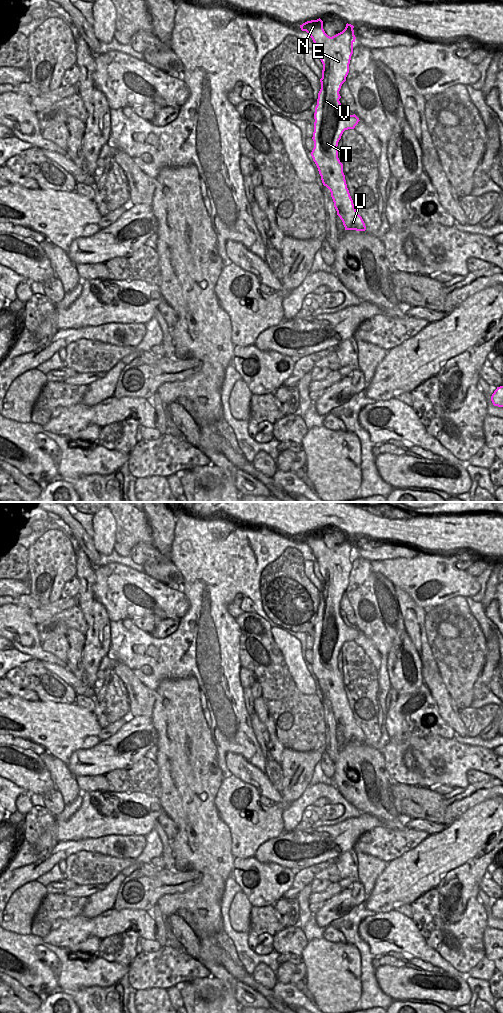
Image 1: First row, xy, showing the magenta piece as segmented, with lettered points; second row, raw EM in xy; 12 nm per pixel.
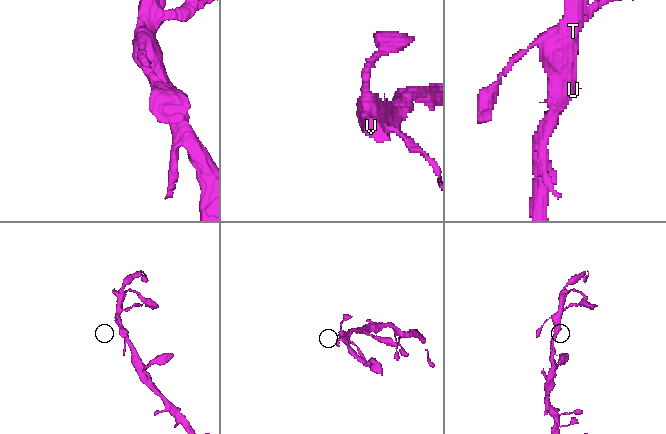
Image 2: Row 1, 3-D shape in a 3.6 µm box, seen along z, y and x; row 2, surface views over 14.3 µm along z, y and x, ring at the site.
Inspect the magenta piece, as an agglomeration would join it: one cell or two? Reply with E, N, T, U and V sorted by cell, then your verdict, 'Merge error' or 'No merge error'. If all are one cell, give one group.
Groups: E N T U V. No merge error.

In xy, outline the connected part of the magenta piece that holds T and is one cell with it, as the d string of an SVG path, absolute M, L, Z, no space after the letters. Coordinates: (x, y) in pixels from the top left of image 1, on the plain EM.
M320 530L307 533L300 540L312 550L323 576L321 601L314 625L314 660L311 668L323 697L331 704L334 719L345 742L365 743L365 735L357 725L347 700L337 661L343 644L354 641L360 633L355 626L346 626L339 613L339 603L349 585L356 551L354 538L347 535L342 544L332 549L325 545Z

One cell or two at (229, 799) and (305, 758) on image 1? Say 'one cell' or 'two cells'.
one cell

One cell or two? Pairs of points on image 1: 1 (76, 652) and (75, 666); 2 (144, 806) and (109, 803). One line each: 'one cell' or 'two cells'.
1: one cell
2: one cell

